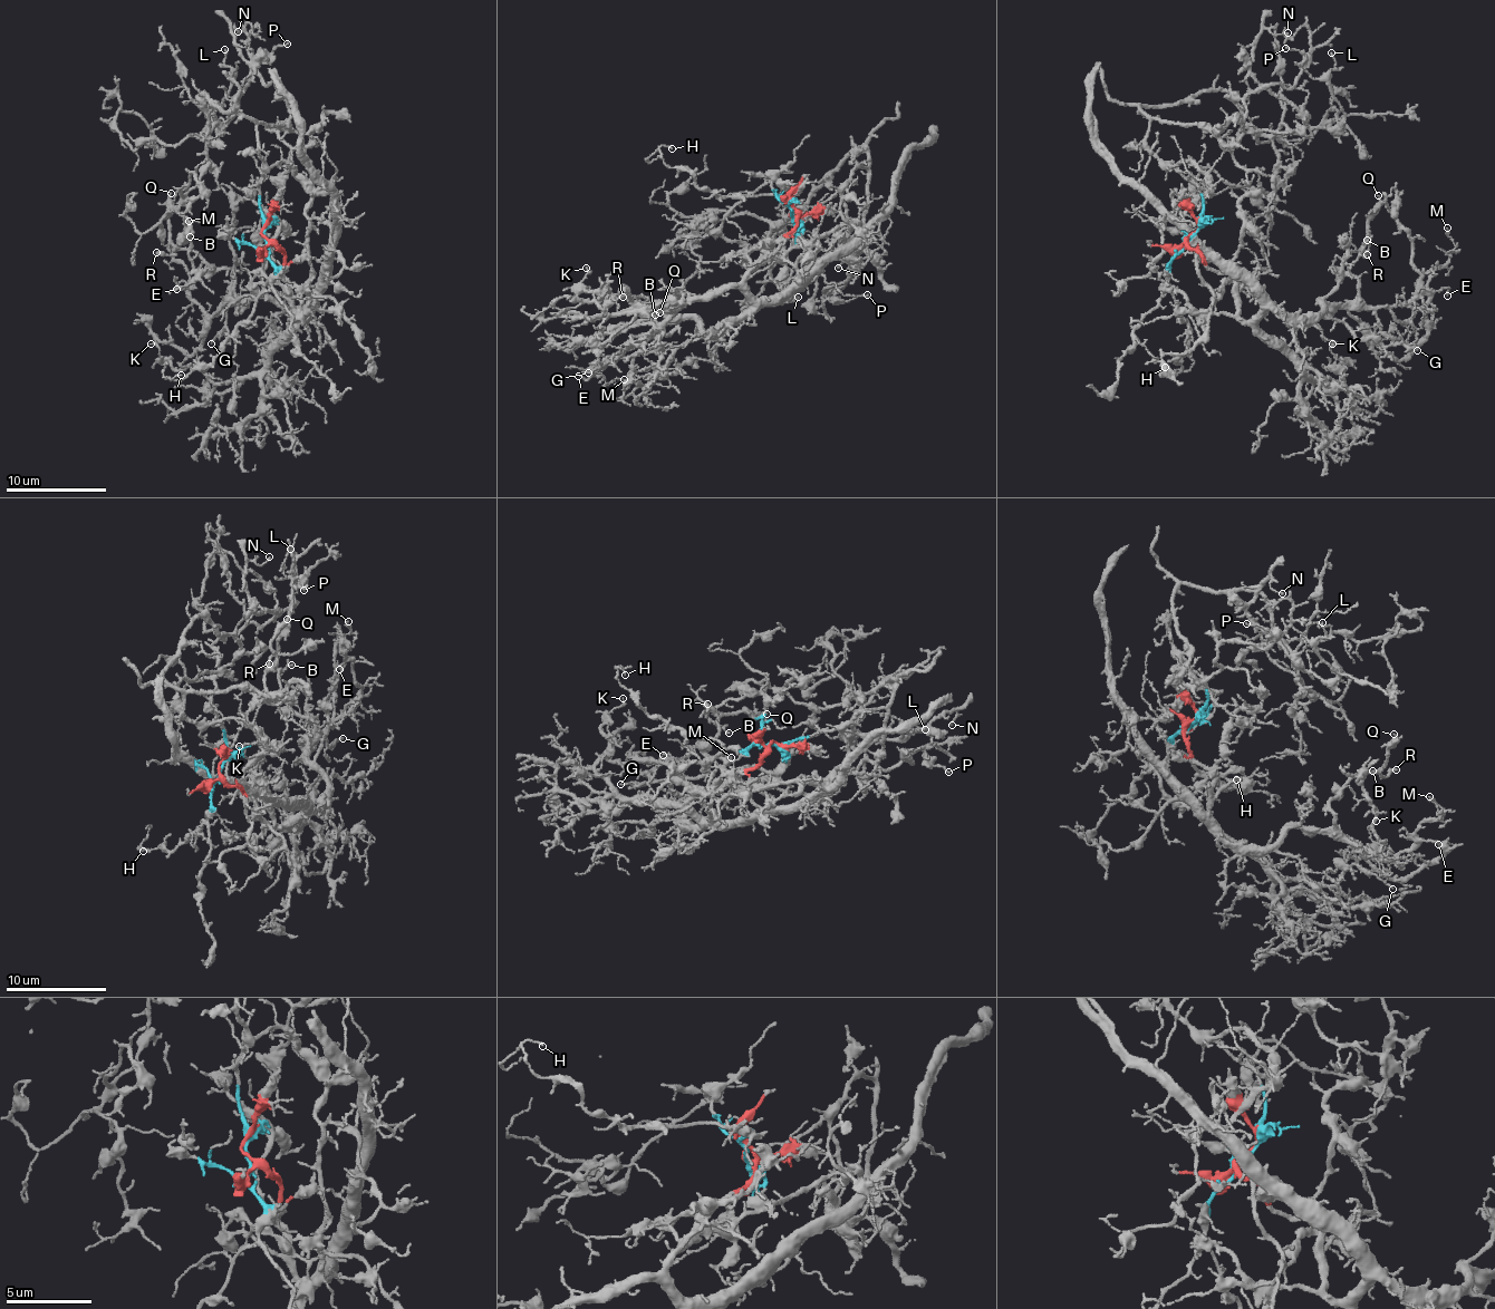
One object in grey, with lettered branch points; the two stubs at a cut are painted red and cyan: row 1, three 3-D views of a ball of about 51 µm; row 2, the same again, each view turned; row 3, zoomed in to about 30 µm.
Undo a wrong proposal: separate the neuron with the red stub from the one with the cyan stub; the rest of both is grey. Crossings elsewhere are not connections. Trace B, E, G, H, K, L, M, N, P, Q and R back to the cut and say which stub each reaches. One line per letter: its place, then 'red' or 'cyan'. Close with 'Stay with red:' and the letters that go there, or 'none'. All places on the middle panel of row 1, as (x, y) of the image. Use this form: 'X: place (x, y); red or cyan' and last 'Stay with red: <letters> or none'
B: place (655, 314); red
E: place (578, 376); red
G: place (588, 372); red
H: place (672, 148); cyan
K: place (586, 268); red
L: place (798, 297); cyan
M: place (624, 379); red
N: place (838, 268); cyan
P: place (867, 294); cyan
Q: place (659, 312); red
R: place (623, 297); red
Stay with red: B, E, G, K, M, Q, R

